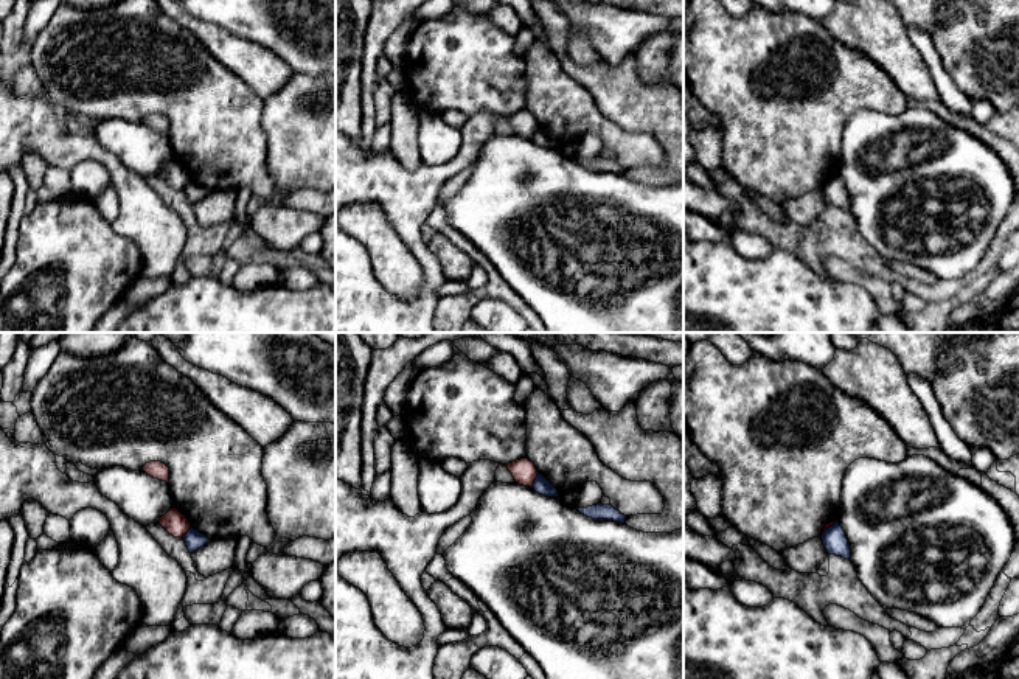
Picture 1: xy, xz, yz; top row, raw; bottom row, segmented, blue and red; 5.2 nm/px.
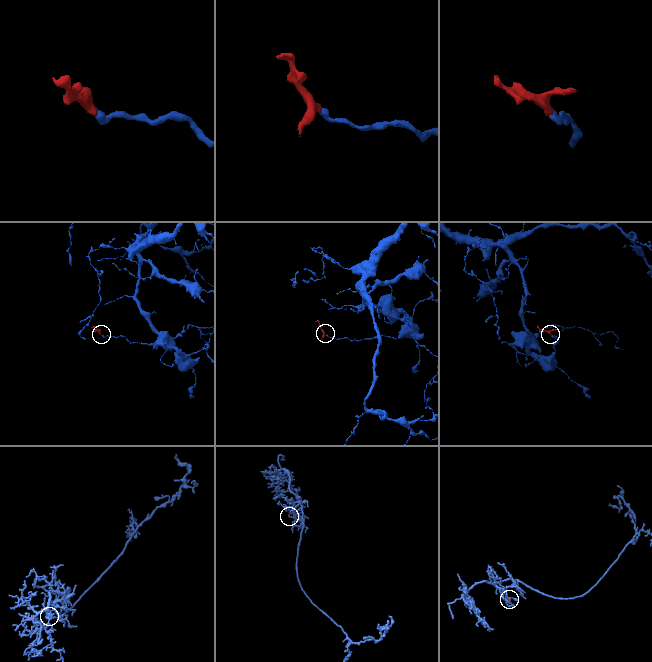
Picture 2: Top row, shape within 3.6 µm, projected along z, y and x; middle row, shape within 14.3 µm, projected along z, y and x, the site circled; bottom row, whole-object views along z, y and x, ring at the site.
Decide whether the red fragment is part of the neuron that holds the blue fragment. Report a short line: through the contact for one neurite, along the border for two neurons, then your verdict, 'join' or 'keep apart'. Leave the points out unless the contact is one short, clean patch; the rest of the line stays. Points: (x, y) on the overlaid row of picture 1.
line xz (538, 473), (530, 487); keep apart

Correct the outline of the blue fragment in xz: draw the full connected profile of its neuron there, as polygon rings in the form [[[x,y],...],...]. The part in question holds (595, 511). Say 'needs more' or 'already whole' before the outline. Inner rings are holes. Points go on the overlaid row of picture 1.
already whole | [[[596,503],[587,508],[578,508],[576,510],[592,519],[607,519],[607,521],[614,521],[614,522],[620,522],[624,524],[626,522],[626,516],[621,514],[618,510],[615,510],[612,505],[603,505],[603,503]]]

